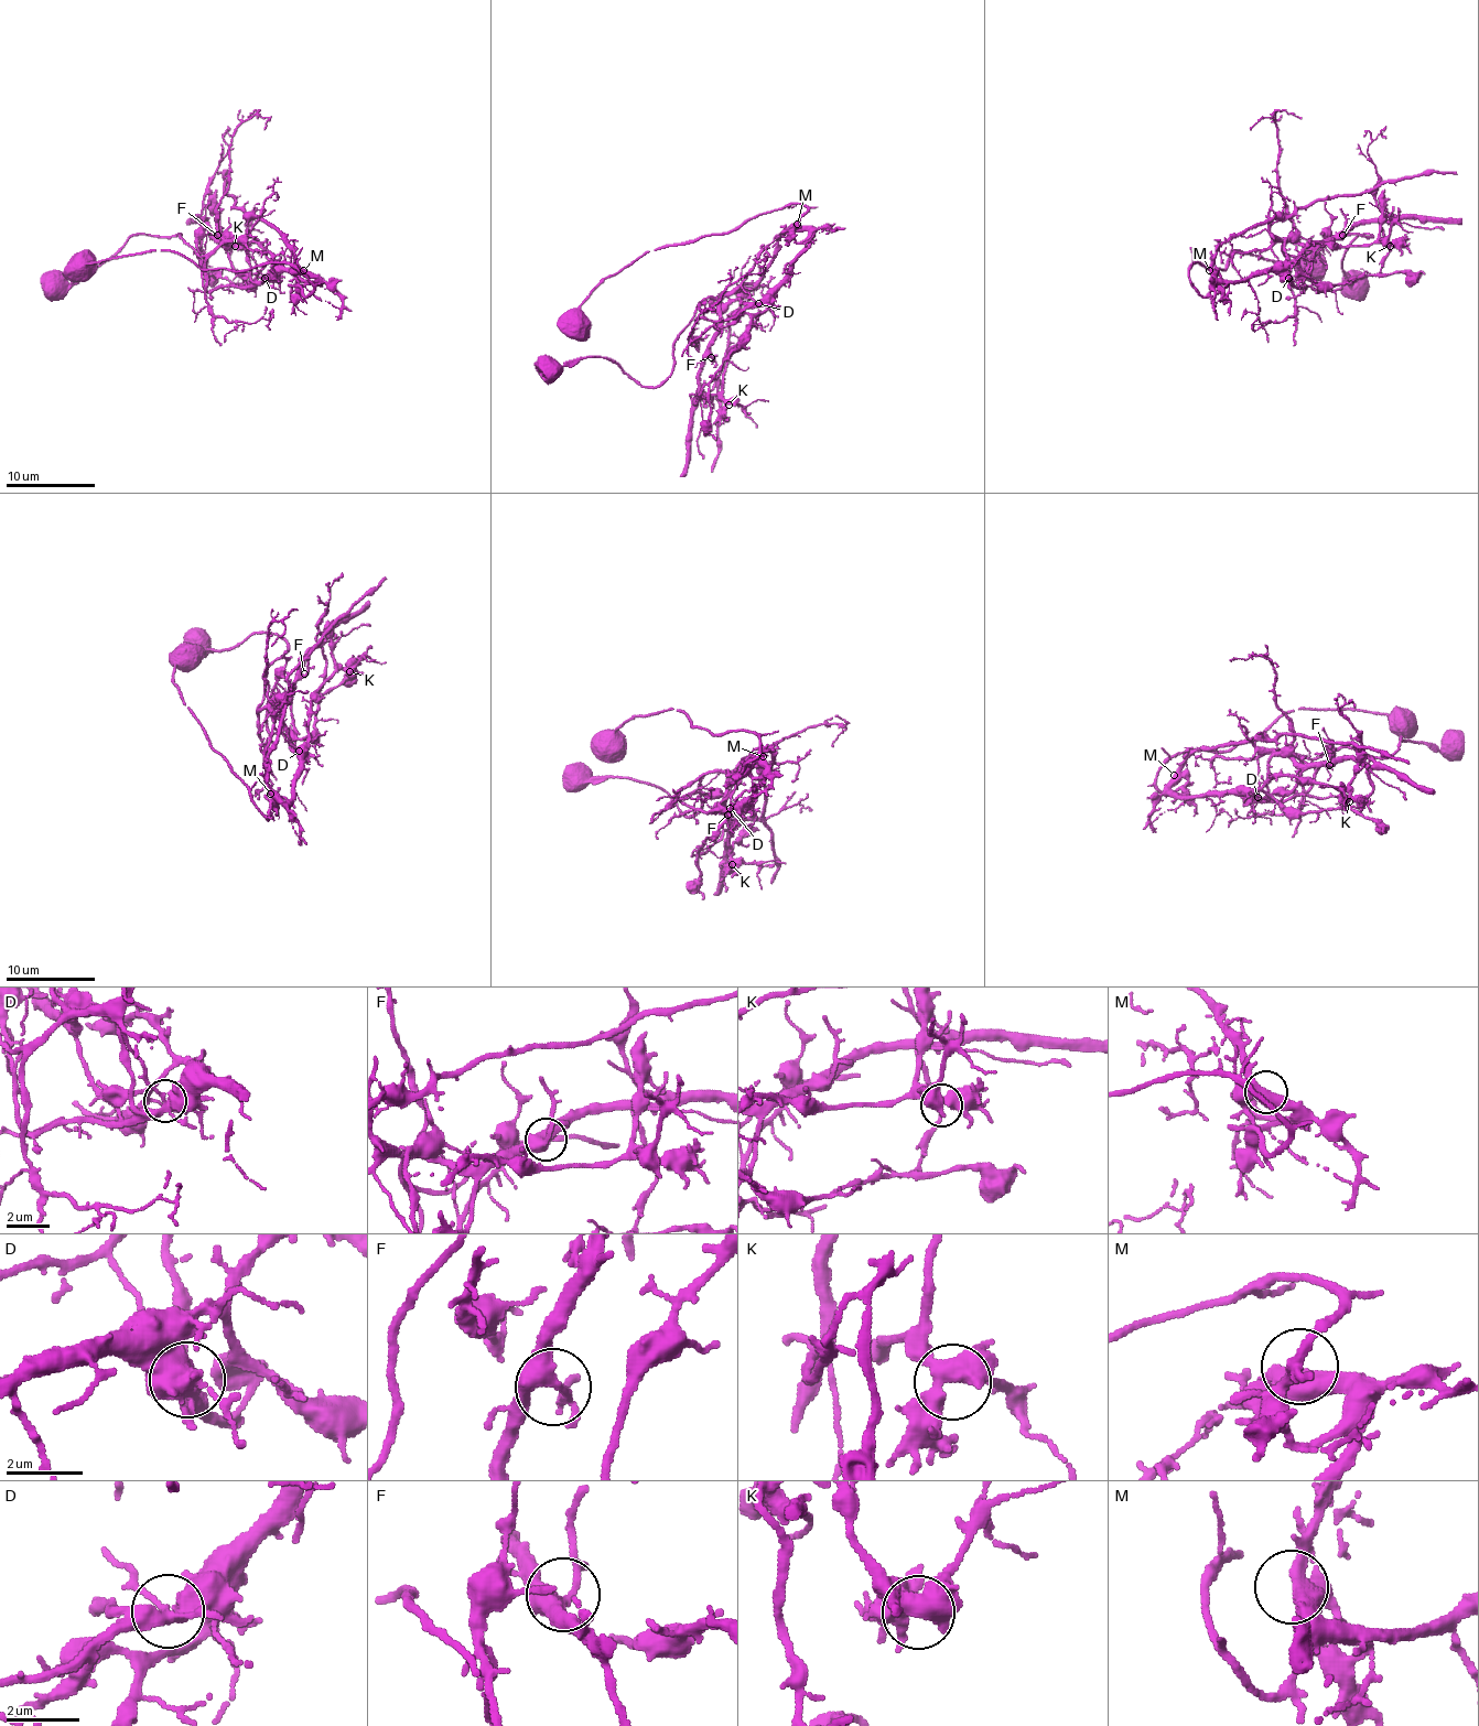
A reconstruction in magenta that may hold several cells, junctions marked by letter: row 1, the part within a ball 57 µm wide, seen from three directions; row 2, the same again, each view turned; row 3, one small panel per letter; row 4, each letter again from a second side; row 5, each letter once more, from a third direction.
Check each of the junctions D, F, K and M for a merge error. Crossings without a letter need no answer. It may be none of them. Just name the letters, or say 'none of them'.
D

